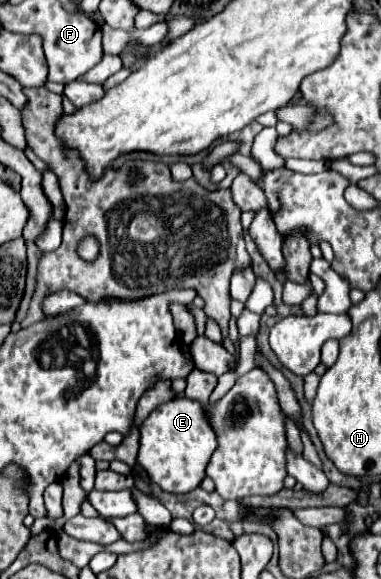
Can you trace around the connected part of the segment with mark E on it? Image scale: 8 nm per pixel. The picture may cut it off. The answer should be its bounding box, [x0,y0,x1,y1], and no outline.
[137,397,217,493]

